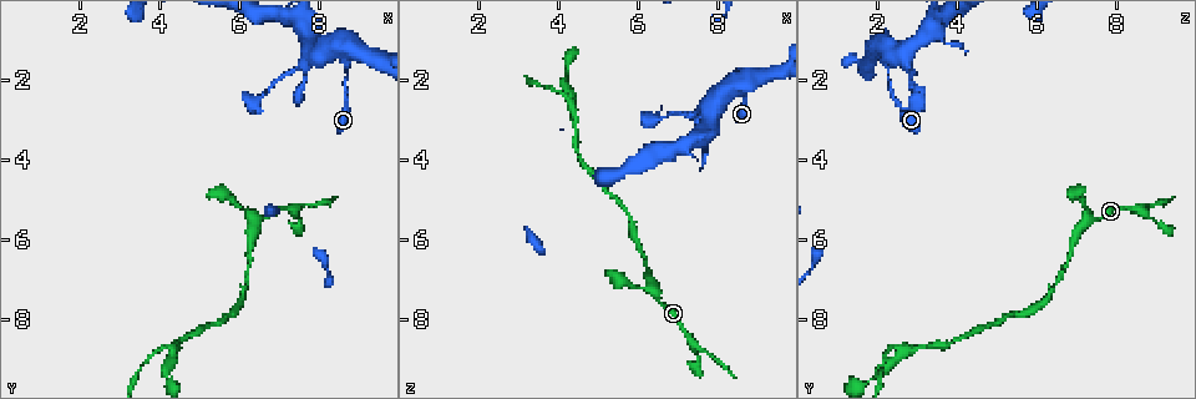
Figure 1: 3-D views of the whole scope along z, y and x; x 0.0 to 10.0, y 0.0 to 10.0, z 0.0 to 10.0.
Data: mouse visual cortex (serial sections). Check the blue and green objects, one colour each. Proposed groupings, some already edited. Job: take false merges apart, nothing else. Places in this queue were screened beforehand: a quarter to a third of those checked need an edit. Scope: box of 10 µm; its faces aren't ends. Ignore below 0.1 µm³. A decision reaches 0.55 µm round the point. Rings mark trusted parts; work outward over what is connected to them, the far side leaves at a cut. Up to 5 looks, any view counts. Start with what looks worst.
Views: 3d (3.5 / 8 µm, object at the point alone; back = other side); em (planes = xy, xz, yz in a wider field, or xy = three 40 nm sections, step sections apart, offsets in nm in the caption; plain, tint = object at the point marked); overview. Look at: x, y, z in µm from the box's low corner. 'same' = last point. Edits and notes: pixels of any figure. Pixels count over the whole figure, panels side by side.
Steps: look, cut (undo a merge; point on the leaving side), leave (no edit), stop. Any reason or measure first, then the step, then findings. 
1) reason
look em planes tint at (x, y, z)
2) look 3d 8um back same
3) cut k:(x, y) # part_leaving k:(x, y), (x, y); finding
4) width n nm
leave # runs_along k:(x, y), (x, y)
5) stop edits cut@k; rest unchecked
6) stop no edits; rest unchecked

thick turns thin
look 3d 3.5um at (6.25, 6.40, 6.85)

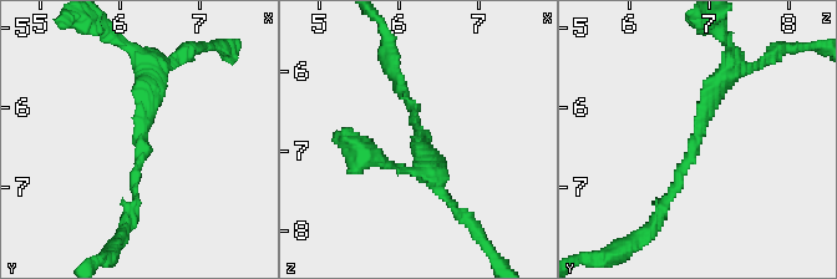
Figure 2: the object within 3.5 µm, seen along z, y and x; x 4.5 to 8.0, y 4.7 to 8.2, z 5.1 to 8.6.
arm_widths 150, 300 nm; now the EM
look em xy step 3 tint at (6.25, 6.35, 6.90)

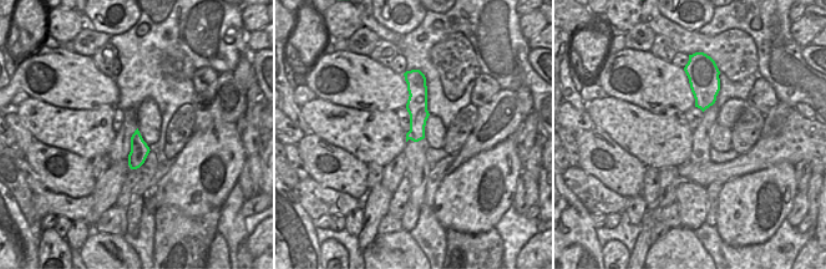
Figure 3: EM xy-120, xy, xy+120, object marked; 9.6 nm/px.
cut it another way
look em planes tint same

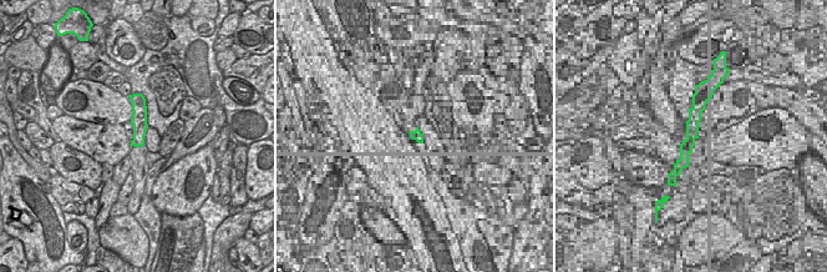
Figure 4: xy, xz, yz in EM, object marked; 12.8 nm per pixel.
leave # one cell here

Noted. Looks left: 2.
arms part here
look 3d 8um at (7.90, 1.35, 2.60)

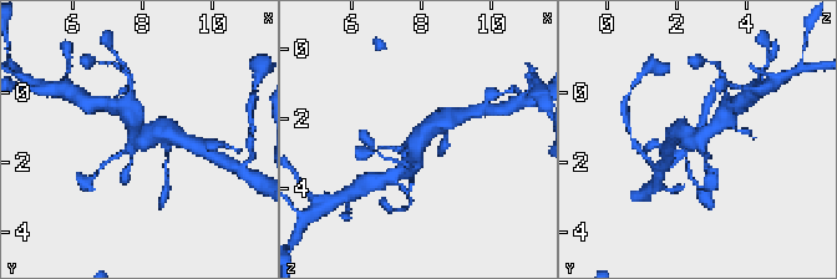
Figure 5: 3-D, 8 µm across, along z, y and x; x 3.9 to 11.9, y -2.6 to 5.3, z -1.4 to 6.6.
look em xy step 1 tint same

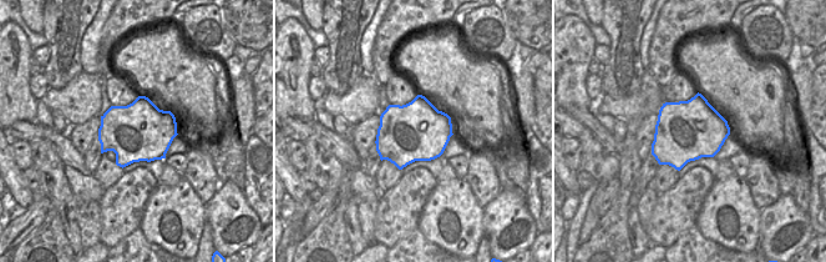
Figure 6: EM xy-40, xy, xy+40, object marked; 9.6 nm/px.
leave # continuous, no second cell

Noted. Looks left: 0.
stop no edits; rest unchecked

